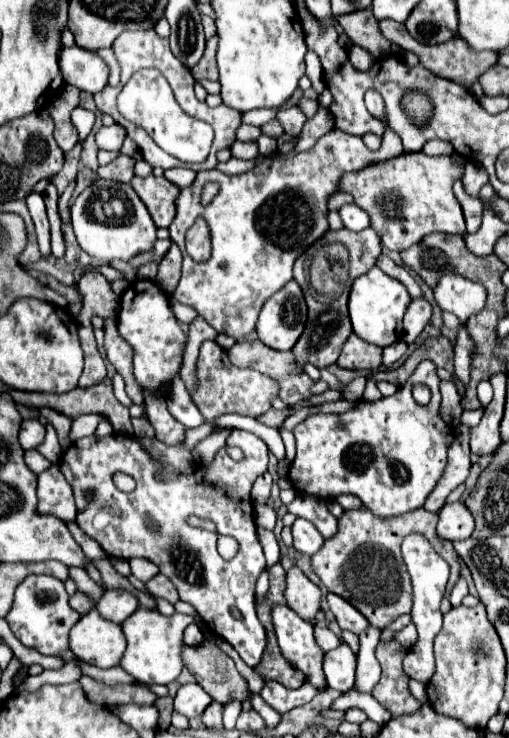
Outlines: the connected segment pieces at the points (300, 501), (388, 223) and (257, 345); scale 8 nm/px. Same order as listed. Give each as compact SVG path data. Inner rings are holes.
M296 496L288 504L288 512L310 520L324 538L332 538L338 532L338 520L328 512L326 500L316 500L312 496Z
M424 152L400 154L392 160L372 164L360 172L344 174L340 190L354 196L356 204L364 208L372 220L372 228L390 250L402 252L418 244L426 234L466 234L462 208L452 192L452 182L464 172L466 160L458 154L426 156Z
M244 340L244 342L236 342L230 350L228 350L228 356L232 360L232 364L240 366L240 368L252 368L252 370L258 370L270 378L274 378L280 386L280 398L294 406L296 402L300 400L306 400L310 398L312 394L320 394L324 392L328 386L326 382L318 380L318 382L312 382L312 378L308 374L304 374L298 366L296 366L296 360L294 360L294 354L292 352L278 352L278 350L272 350L268 348L266 344L262 344L260 340Z

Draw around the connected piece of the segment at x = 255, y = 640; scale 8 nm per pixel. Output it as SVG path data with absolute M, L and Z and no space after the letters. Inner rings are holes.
M232 430L232 434L230 434L230 438L228 438L228 442L226 442L226 446L214 456L214 460L212 462L208 462L206 466L196 466L196 470L192 472L192 474L188 474L188 476L166 476L166 478L160 478L160 480L156 480L156 474L160 474L160 470L162 470L162 466L156 462L156 460L152 460L150 456L148 456L148 452L140 446L140 442L134 438L134 436L124 436L124 434L108 434L108 436L102 436L102 438L98 438L98 436L86 436L86 438L80 438L80 440L76 440L64 454L62 454L62 458L60 458L60 462L58 462L58 466L60 466L60 472L64 474L64 478L68 480L68 484L72 486L72 492L74 492L74 500L76 500L76 508L78 508L78 512L76 512L76 524L90 536L90 538L94 538L100 546L102 546L102 550L104 550L104 554L106 556L112 556L112 558L122 558L122 560L132 560L132 558L146 558L146 560L152 560L158 568L160 568L160 572L168 578L168 580L172 580L172 584L176 586L176 590L178 590L178 594L180 594L180 600L182 602L188 602L188 604L192 604L194 608L196 608L196 612L200 614L200 618L204 620L204 624L216 634L216 636L220 636L220 638L224 638L226 642L230 642L232 646L234 646L234 650L240 654L240 658L248 664L248 666L256 666L258 662L260 662L260 656L262 656L262 652L264 652L264 648L266 648L266 636L264 636L264 626L260 624L260 620L258 620L258 616L256 616L256 610L254 610L254 586L256 586L256 580L258 580L258 574L262 572L262 568L266 566L266 558L264 558L264 552L262 552L262 546L260 546L260 542L258 542L258 534L256 534L256 524L254 524L254 512L252 512L252 498L250 498L250 490L252 490L252 484L254 484L254 480L256 480L256 476L260 476L260 474L264 474L266 472L266 468L268 468L268 446L264 444L264 440L262 438L258 438L258 436L254 436L252 432L246 432L246 430ZM226 446L230 448L230 446L238 446L242 452L244 452L244 458L242 460L232 460L230 456L228 456L228 452L226 452ZM116 472L126 472L126 474L130 474L134 480L136 480L136 490L134 492L130 492L130 494L126 494L126 492L120 492L116 486L114 486L114 480L112 480L112 476L116 474ZM88 488L92 488L94 492L96 492L96 500L92 500L92 502L86 502L84 500L84 490L88 490ZM188 516L198 516L198 518L206 518L206 520L212 520L214 524L216 524L216 530L214 532L210 532L210 530L204 530L204 528L196 528L196 526L190 526L188 522L186 522L186 518ZM146 518L154 518L154 522L156 522L156 530L150 530L148 526L146 526ZM218 536L232 536L232 538L236 538L236 542L238 542L238 552L236 552L236 556L232 558L232 560L224 560L220 554L218 554L218 550L216 550L216 542L218 542ZM230 606L236 606L240 612L242 612L242 620L234 620L232 618L232 614L230 614Z

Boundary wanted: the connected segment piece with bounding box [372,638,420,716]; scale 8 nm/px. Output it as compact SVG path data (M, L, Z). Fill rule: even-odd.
M398 640L380 642L376 646L376 658L382 666L382 678L374 686L372 696L392 712L392 716L400 716L406 712L414 712L420 708L420 702L410 694L408 676L404 676L402 660L406 656L406 648Z

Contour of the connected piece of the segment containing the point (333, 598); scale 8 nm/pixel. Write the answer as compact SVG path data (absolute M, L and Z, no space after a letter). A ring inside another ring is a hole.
M328 594L328 606L342 630L360 634L364 632L364 628L368 628L368 620L364 620L364 616L356 608L352 608L352 604L348 604L344 598L336 594Z

